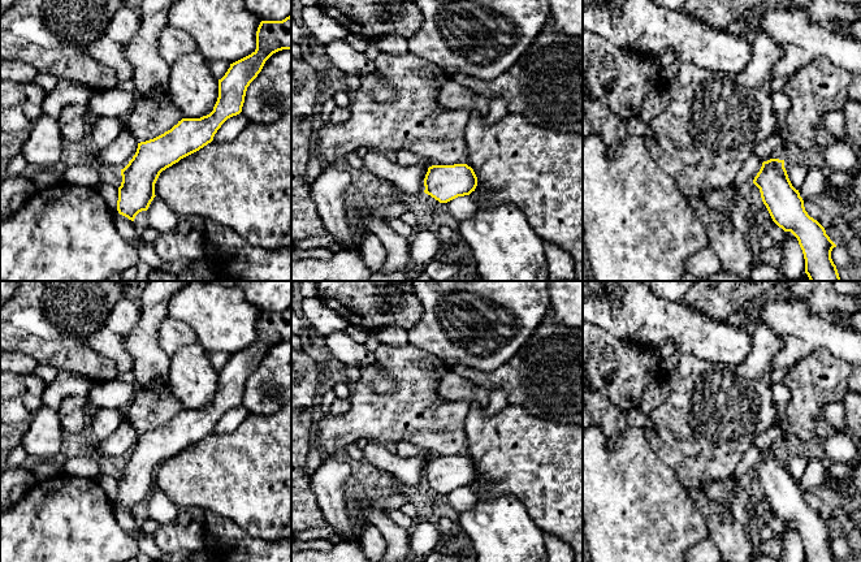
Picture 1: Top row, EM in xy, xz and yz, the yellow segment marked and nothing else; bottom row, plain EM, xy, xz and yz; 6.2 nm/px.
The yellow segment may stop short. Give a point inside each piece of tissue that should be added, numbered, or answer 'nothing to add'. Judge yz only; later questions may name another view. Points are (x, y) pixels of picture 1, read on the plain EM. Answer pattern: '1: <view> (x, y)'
nothing to add

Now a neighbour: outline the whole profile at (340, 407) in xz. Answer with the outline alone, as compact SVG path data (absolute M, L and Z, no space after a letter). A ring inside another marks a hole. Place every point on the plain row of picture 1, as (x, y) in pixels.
M337 399L330 408L330 414L334 415L345 415L346 412L349 412L351 408L351 402L350 399Z

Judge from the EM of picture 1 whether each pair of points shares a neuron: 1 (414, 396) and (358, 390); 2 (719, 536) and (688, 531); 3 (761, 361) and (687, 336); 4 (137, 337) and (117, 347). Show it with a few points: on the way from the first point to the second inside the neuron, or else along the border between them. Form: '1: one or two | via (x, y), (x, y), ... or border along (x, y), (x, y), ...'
1: one | via (399, 402), (372, 402)
2: two | border along (696, 505), (706, 522), (709, 537)
3: two | border along (749, 328), (748, 354), (735, 364), (717, 363)
4: two | border along (139, 319), (124, 340), (130, 370)

